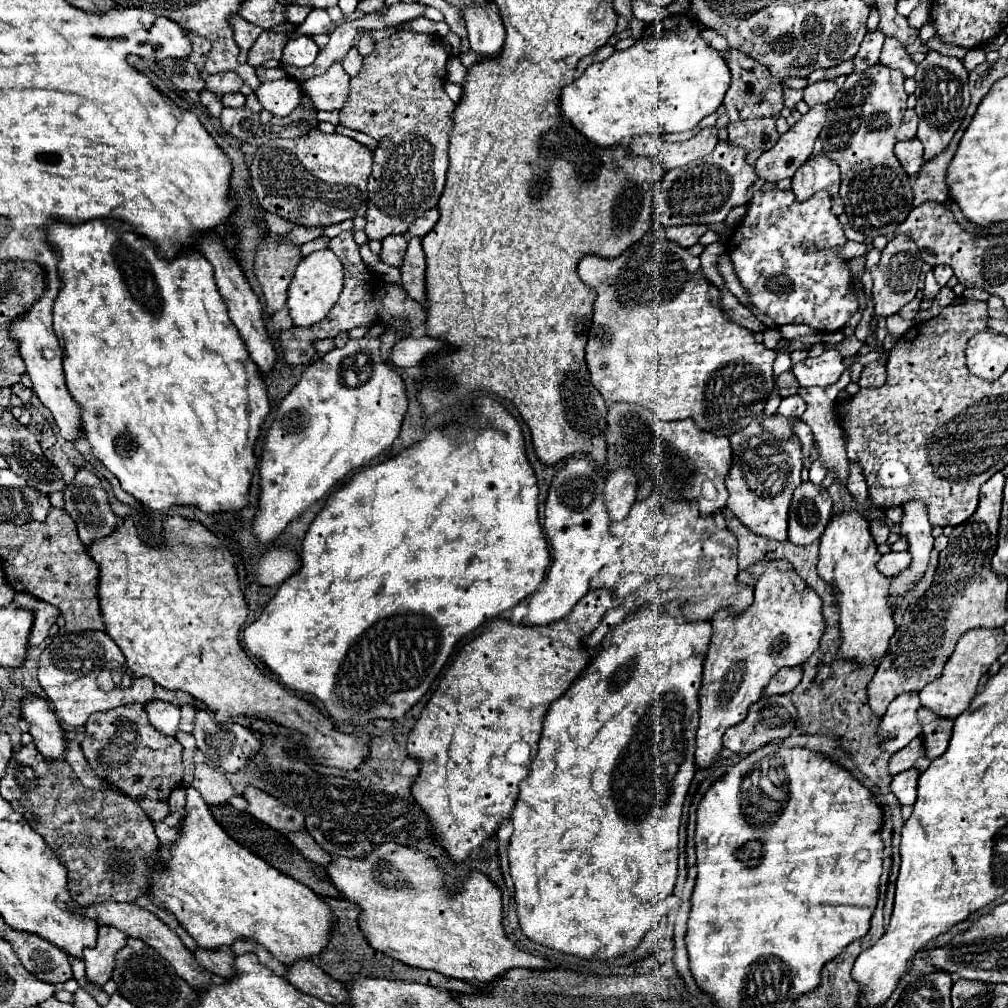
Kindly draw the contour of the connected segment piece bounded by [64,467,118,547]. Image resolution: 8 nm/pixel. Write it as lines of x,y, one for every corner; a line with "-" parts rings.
80,467
72,483
66,485
64,501
64,509
76,521
80,539
86,547
108,535
118,523
100,479
86,467

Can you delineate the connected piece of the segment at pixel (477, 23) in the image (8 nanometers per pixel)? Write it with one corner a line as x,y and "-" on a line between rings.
490,1
486,9
468,7
466,9
466,27
470,47
482,59
496,59
504,47
504,25
498,15
498,7

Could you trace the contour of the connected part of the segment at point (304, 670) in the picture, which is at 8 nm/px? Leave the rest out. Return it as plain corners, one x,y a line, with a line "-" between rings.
488,397
478,401
478,413
490,415
490,429
468,429
460,439
454,439
454,435
446,435
442,429
436,429
424,441
404,449
398,457
358,471
342,489
332,493
326,507
318,513
302,541
300,569
280,585
278,593
270,599
262,615
244,629
246,649
262,663
266,663
278,675
278,681
288,689
318,697
334,723
358,725
370,723
374,717
404,717
404,713
410,711
422,699
422,695
426,695
436,675
448,661
454,645
464,635
472,633
484,621
500,617
504,611
516,607
522,599
536,593
546,577
550,553
538,521
538,485
524,453
524,437
520,425
510,413
506,413

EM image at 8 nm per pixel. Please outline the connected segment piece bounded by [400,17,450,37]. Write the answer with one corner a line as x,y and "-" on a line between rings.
426,17
402,23
400,29
402,31
414,31
414,33
430,33
430,35
440,35
440,37
446,37
450,33
450,27
446,23
436,23
436,21
430,21

